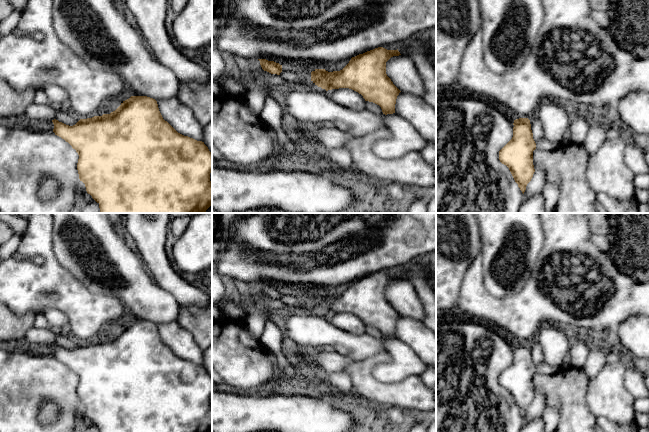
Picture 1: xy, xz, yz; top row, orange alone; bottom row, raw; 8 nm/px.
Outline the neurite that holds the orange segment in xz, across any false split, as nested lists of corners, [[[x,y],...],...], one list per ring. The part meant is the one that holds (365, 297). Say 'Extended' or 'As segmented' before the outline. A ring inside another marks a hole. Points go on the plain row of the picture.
As segmented. [[[378,271],[352,281],[349,287],[340,295],[328,296],[325,293],[315,293],[311,296],[311,305],[326,315],[339,312],[352,313],[363,320],[365,325],[379,329],[383,338],[395,337],[396,323],[401,316],[386,298],[386,286],[393,280],[401,279],[397,274],[387,274]]]

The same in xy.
As segmented. [[[131,320],[110,338],[80,343],[75,349],[69,350],[58,344],[52,344],[53,356],[68,366],[79,379],[77,394],[79,403],[85,408],[86,415],[99,428],[99,432],[209,432],[212,429],[212,377],[202,365],[197,365],[188,360],[178,357],[159,335],[157,325],[147,320]]]

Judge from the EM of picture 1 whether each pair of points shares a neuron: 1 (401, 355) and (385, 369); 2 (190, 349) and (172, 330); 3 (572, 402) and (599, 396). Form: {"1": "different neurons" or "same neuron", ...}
{"1": "same neuron", "2": "same neuron", "3": "different neurons"}

